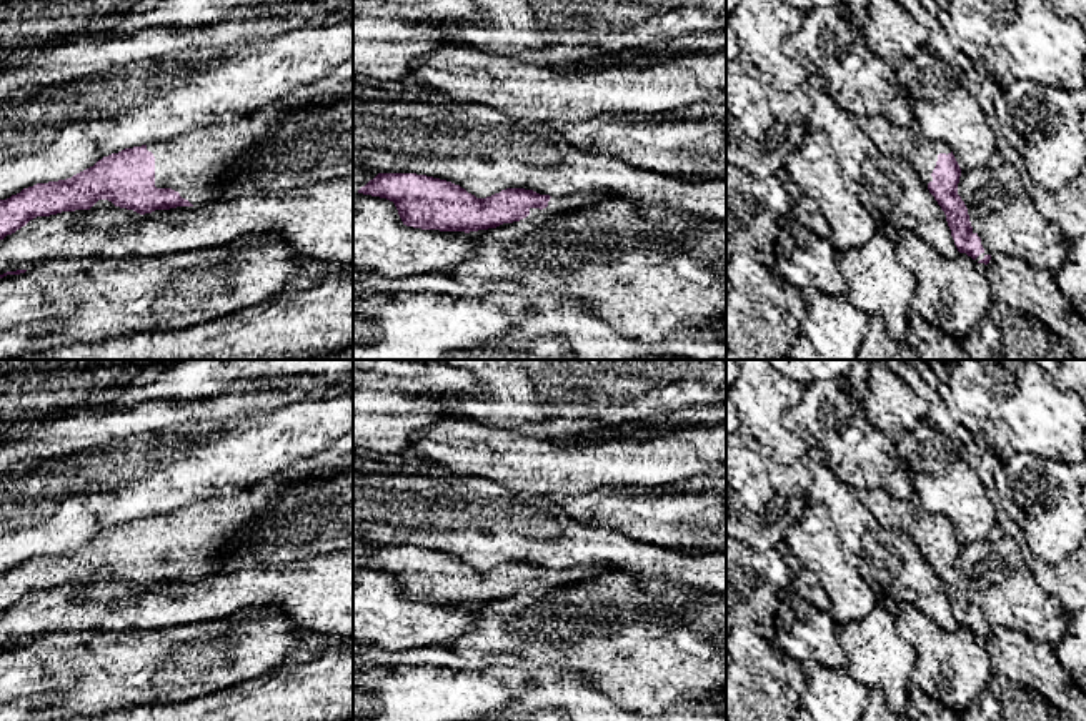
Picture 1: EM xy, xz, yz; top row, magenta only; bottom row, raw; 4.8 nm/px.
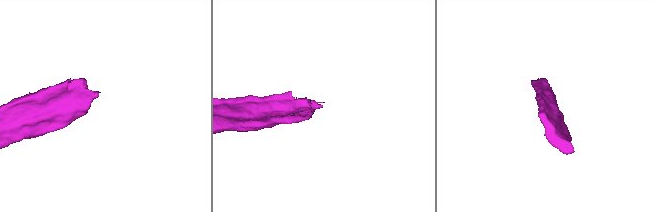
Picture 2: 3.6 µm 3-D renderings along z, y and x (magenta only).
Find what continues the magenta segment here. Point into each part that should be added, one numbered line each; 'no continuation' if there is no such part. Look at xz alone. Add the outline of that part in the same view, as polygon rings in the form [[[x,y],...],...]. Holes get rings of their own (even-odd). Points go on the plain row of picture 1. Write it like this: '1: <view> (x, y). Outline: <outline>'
1: xz (582, 571). Outline: [[[578,564],[566,569],[551,569],[546,581],[530,581],[530,588],[521,594],[533,594],[541,589],[560,588],[563,583],[583,581],[596,573],[598,569],[590,564]]]

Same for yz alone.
1: yz (921, 527). Outline: [[[869,490],[863,501],[878,525],[906,533],[926,558],[933,554],[938,528],[951,526],[946,516],[931,515],[916,503],[893,498],[884,490]]]

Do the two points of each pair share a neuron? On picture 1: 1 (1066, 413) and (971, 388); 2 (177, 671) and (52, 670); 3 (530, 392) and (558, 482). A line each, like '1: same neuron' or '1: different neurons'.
1: same neuron
2: same neuron
3: different neurons

